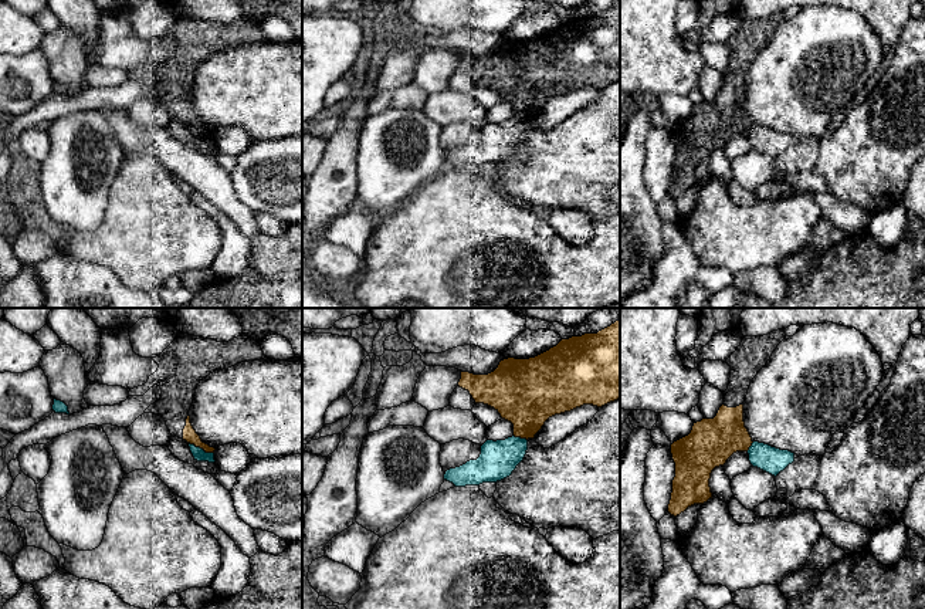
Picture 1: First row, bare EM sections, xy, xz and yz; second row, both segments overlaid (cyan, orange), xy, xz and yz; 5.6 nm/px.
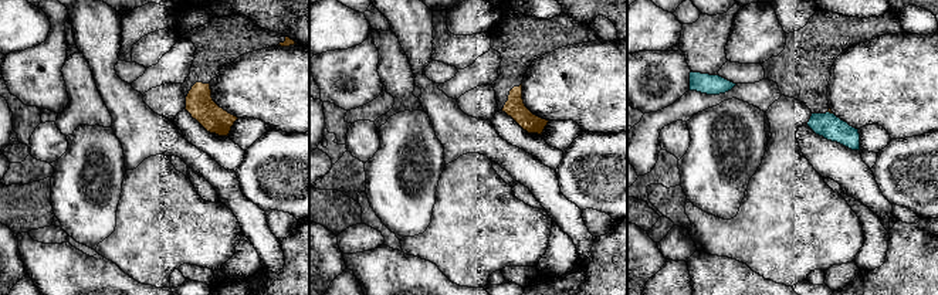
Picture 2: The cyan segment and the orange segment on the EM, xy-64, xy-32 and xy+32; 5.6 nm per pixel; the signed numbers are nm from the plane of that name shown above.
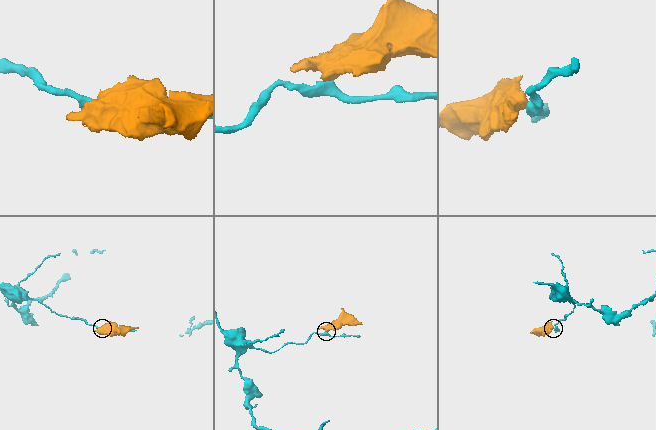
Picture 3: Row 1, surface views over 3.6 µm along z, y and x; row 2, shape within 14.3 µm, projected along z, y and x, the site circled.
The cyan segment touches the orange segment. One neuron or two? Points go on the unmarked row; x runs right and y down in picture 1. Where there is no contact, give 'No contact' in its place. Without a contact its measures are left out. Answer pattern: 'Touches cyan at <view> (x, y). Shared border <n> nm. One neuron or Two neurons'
Touches cyan at xy (202, 131). Shared border 160 nm. Two neurons

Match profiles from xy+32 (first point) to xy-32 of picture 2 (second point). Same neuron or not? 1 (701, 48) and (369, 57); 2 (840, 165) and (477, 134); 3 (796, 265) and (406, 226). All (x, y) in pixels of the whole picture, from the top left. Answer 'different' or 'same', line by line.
1: different
2: same
3: different

